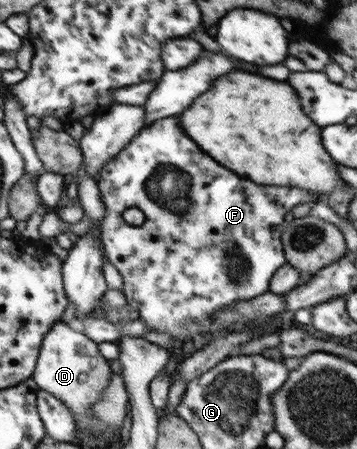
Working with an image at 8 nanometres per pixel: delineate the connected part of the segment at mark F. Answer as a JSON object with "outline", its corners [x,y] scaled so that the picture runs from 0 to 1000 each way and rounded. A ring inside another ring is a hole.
{"outline":[[[485,258],[403,281],[286,370],[269,403],[291,459],[277,508],[280,546],[297,581],[339,610],[353,679],[387,695],[387,708],[406,715],[417,737],[476,746],[490,757],[535,757],[546,746],[591,739],[588,704],[619,699],[641,677],[754,650],[765,606],[801,588],[796,561],[787,561],[790,539],[782,539],[793,481],[829,454],[868,454],[894,439],[824,414],[720,414],[669,396],[569,343],[518,303]],[[373,459],[403,481],[389,503],[361,501],[339,483],[350,463]]]}

